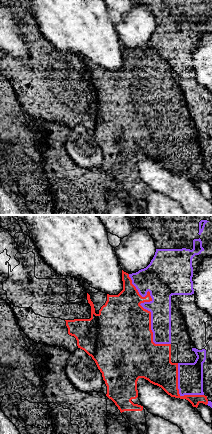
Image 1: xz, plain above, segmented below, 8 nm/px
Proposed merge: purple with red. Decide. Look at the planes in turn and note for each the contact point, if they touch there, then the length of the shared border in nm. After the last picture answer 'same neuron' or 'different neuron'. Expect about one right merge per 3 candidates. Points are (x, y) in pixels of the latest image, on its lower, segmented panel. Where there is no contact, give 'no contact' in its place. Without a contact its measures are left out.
(144, 308) | 650 nm

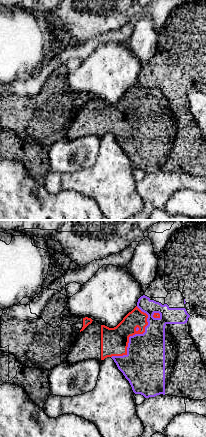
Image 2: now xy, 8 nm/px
(135, 334) | 460 nm

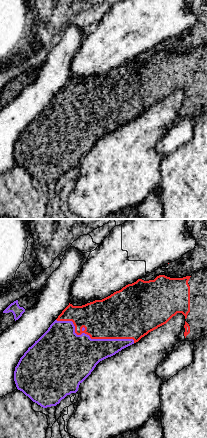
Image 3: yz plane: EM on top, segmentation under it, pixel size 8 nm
(92, 339) | 650 nm

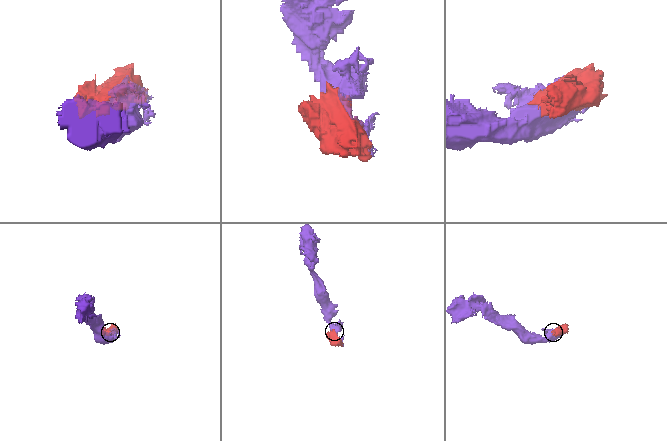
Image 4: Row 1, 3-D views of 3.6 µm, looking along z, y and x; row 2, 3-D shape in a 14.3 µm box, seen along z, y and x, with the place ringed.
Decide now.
same neuron

